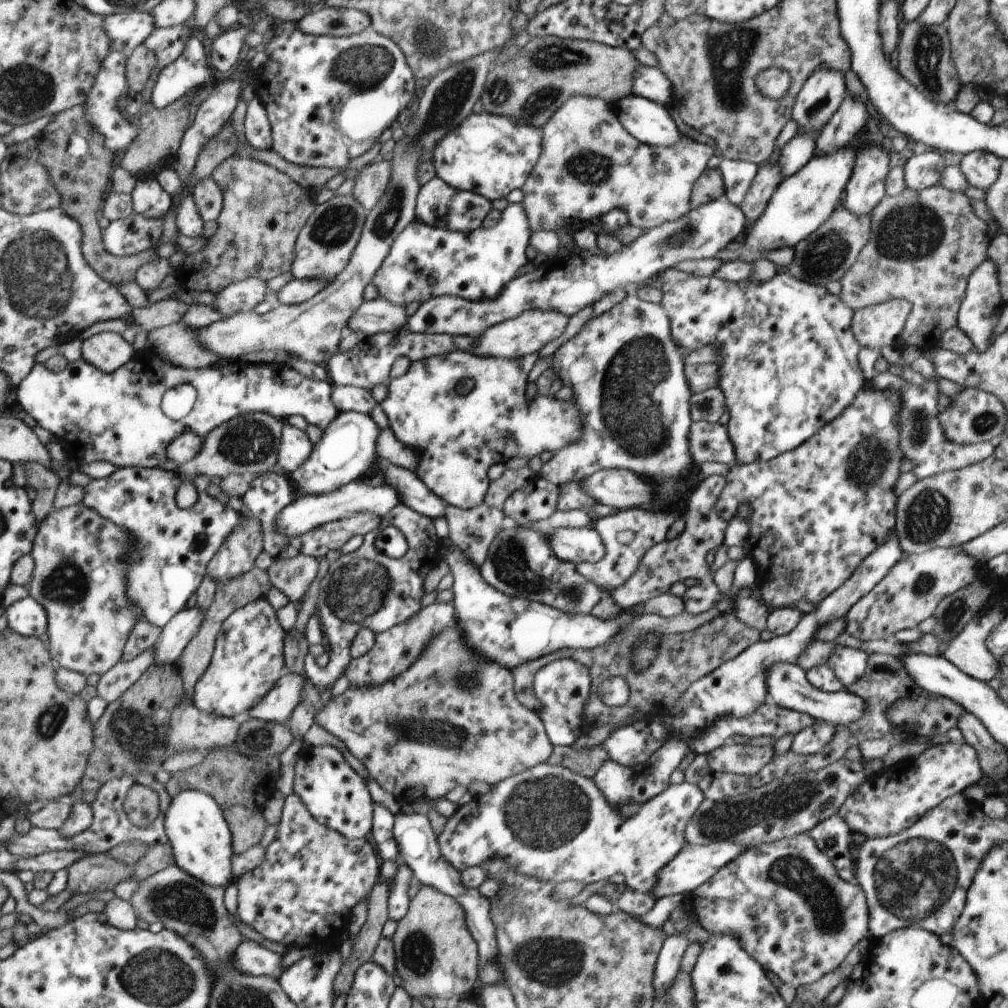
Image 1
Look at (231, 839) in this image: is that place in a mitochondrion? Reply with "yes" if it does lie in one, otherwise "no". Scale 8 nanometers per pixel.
no

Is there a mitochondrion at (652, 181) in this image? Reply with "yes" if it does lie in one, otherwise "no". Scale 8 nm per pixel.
no

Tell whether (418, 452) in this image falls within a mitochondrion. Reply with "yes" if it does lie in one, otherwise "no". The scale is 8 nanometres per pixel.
no

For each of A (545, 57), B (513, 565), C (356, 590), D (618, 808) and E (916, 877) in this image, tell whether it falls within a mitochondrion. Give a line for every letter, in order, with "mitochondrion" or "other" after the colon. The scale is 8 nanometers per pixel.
A: mitochondrion
B: mitochondrion
C: mitochondrion
D: other
E: mitochondrion

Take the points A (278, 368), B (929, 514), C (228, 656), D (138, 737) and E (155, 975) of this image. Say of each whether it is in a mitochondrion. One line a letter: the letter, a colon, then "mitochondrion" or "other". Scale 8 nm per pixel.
A: other
B: mitochondrion
C: other
D: mitochondrion
E: mitochondrion

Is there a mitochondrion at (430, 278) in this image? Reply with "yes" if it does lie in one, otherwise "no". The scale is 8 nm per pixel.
no

